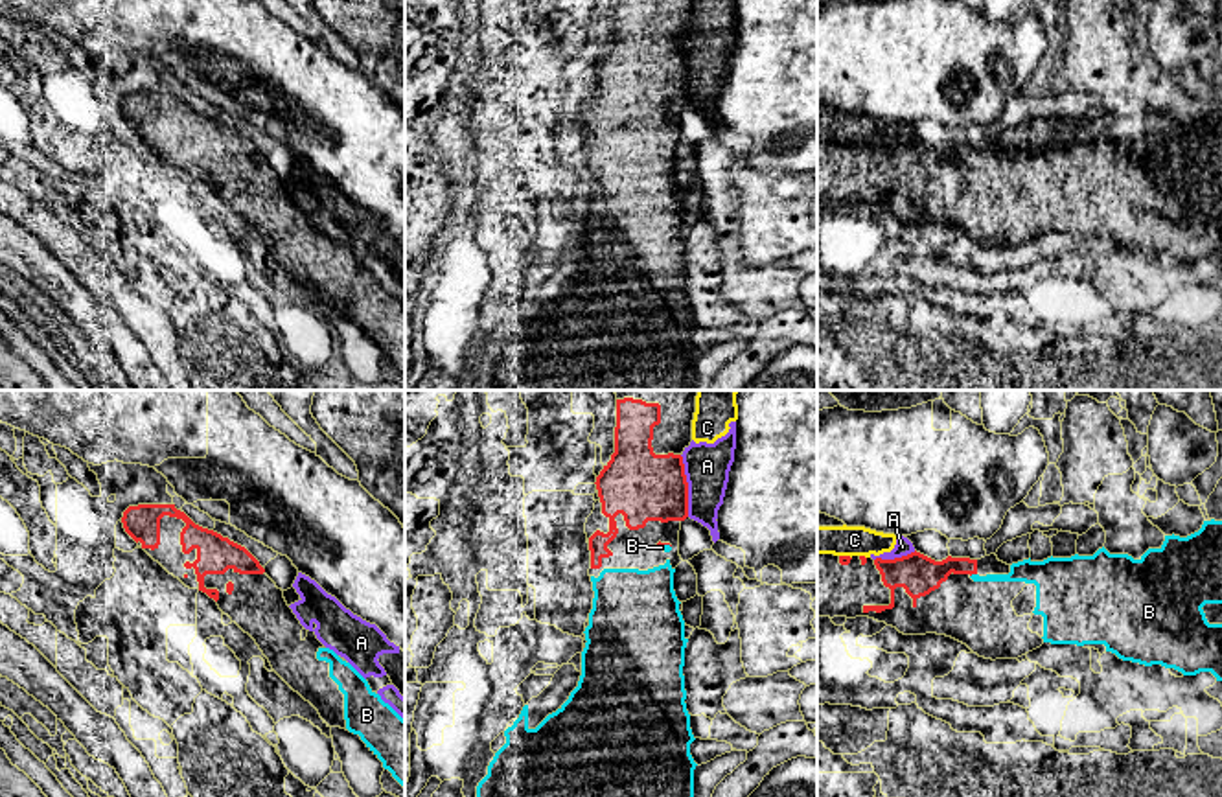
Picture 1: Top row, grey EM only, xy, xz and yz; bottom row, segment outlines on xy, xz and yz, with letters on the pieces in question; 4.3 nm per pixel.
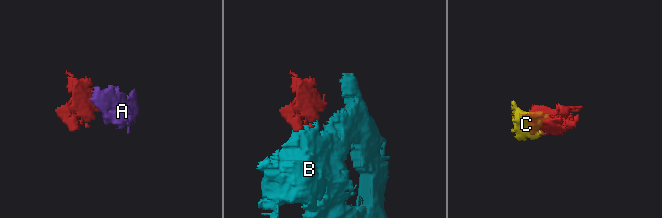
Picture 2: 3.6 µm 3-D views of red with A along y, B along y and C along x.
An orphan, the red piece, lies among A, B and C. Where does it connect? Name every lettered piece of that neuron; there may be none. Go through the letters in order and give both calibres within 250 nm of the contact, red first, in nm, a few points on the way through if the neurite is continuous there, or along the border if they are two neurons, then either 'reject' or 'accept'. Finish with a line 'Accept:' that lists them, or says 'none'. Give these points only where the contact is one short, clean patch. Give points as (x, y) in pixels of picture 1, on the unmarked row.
A: 300 nm thick on the red side, 200 nm on the other; border along xz (680, 43), (685, 54), (689, 103); reject
B: 180 nm thick on the red side, 100 nm on the other; accept
C: 50 nm thick on the red side, 130 nm on the other; border along yz (840, 142), (851, 146); reject
Accept: B

